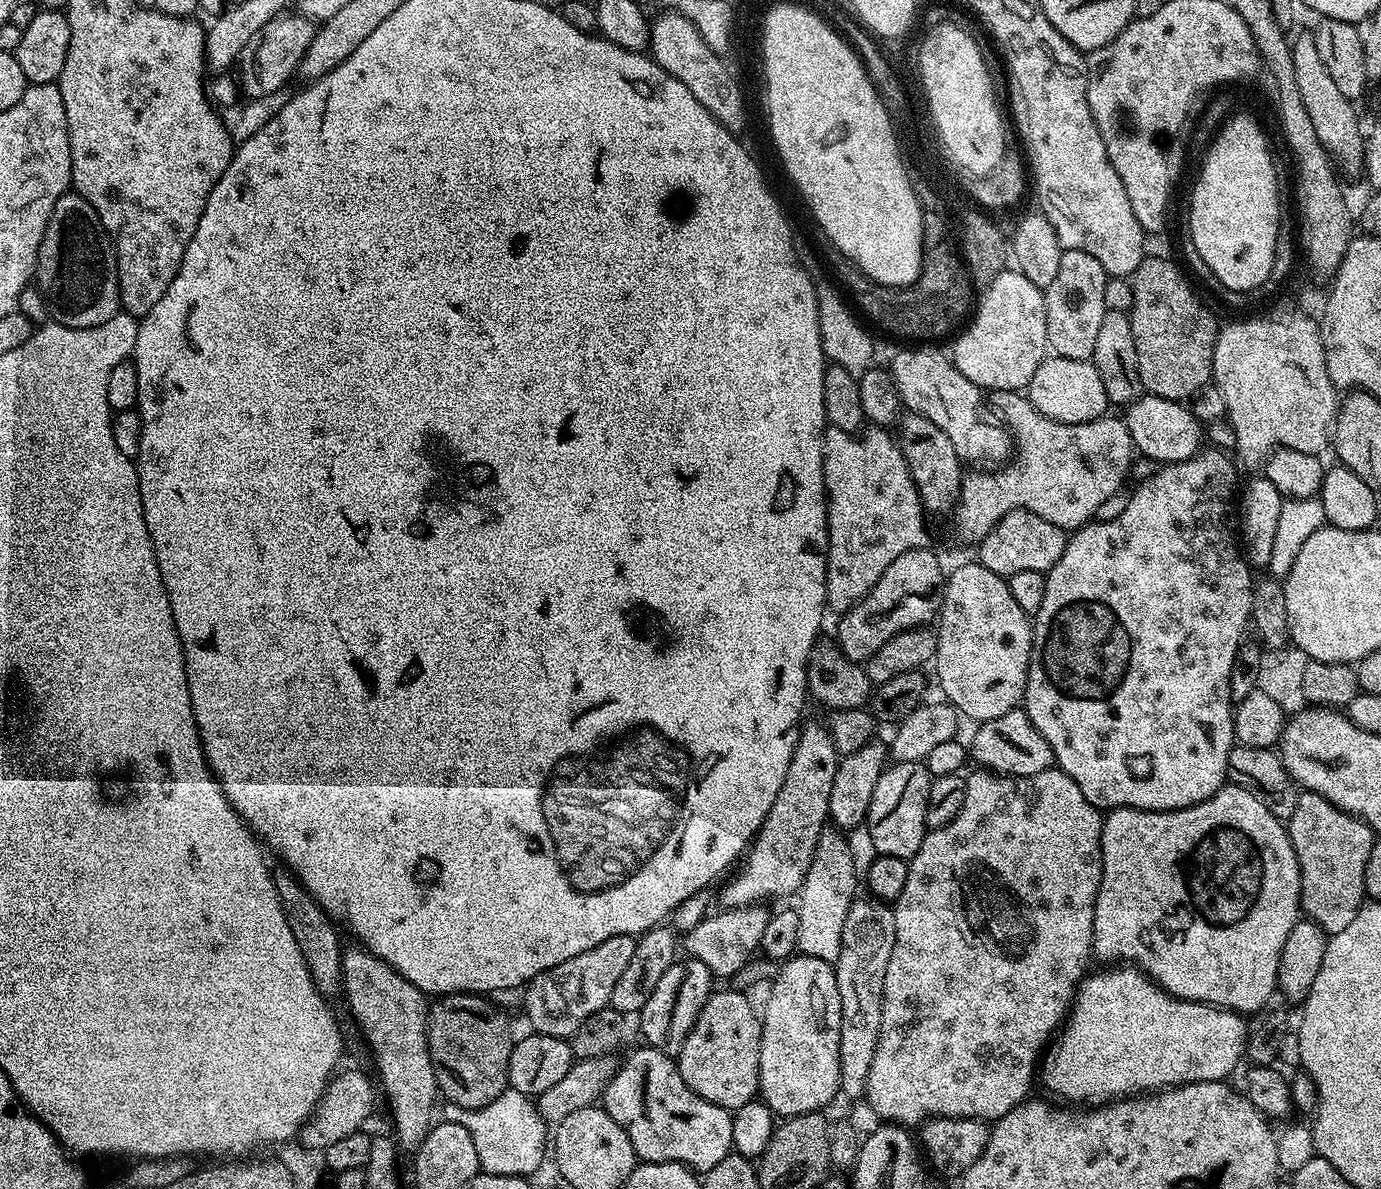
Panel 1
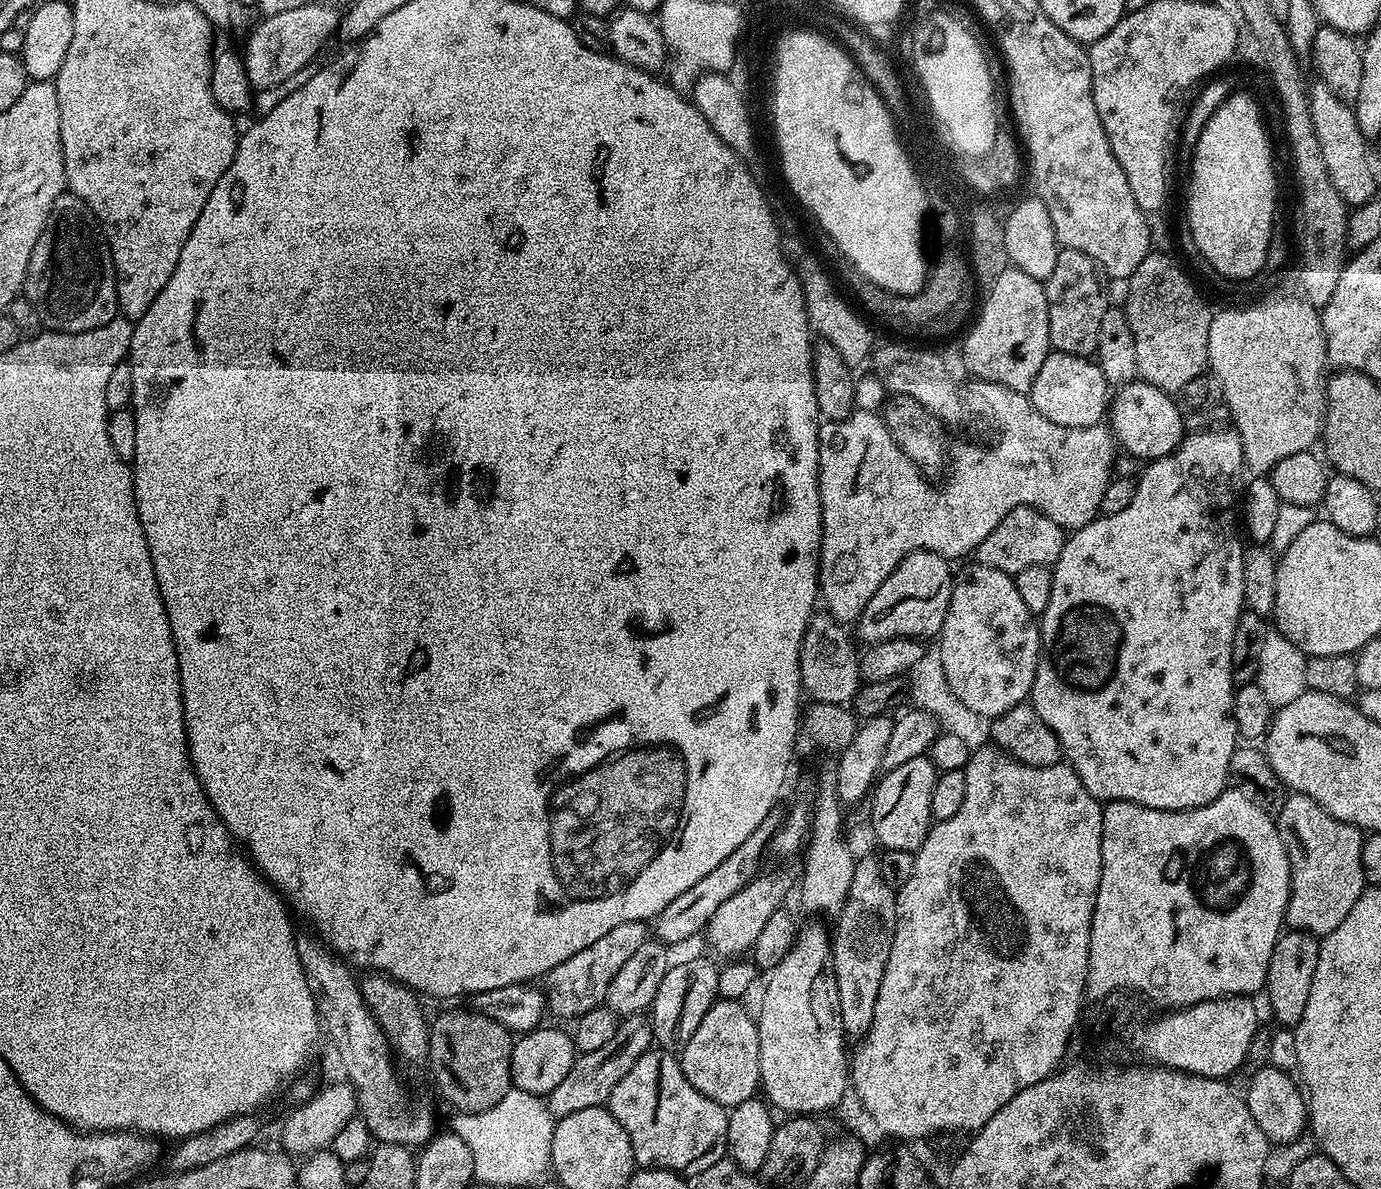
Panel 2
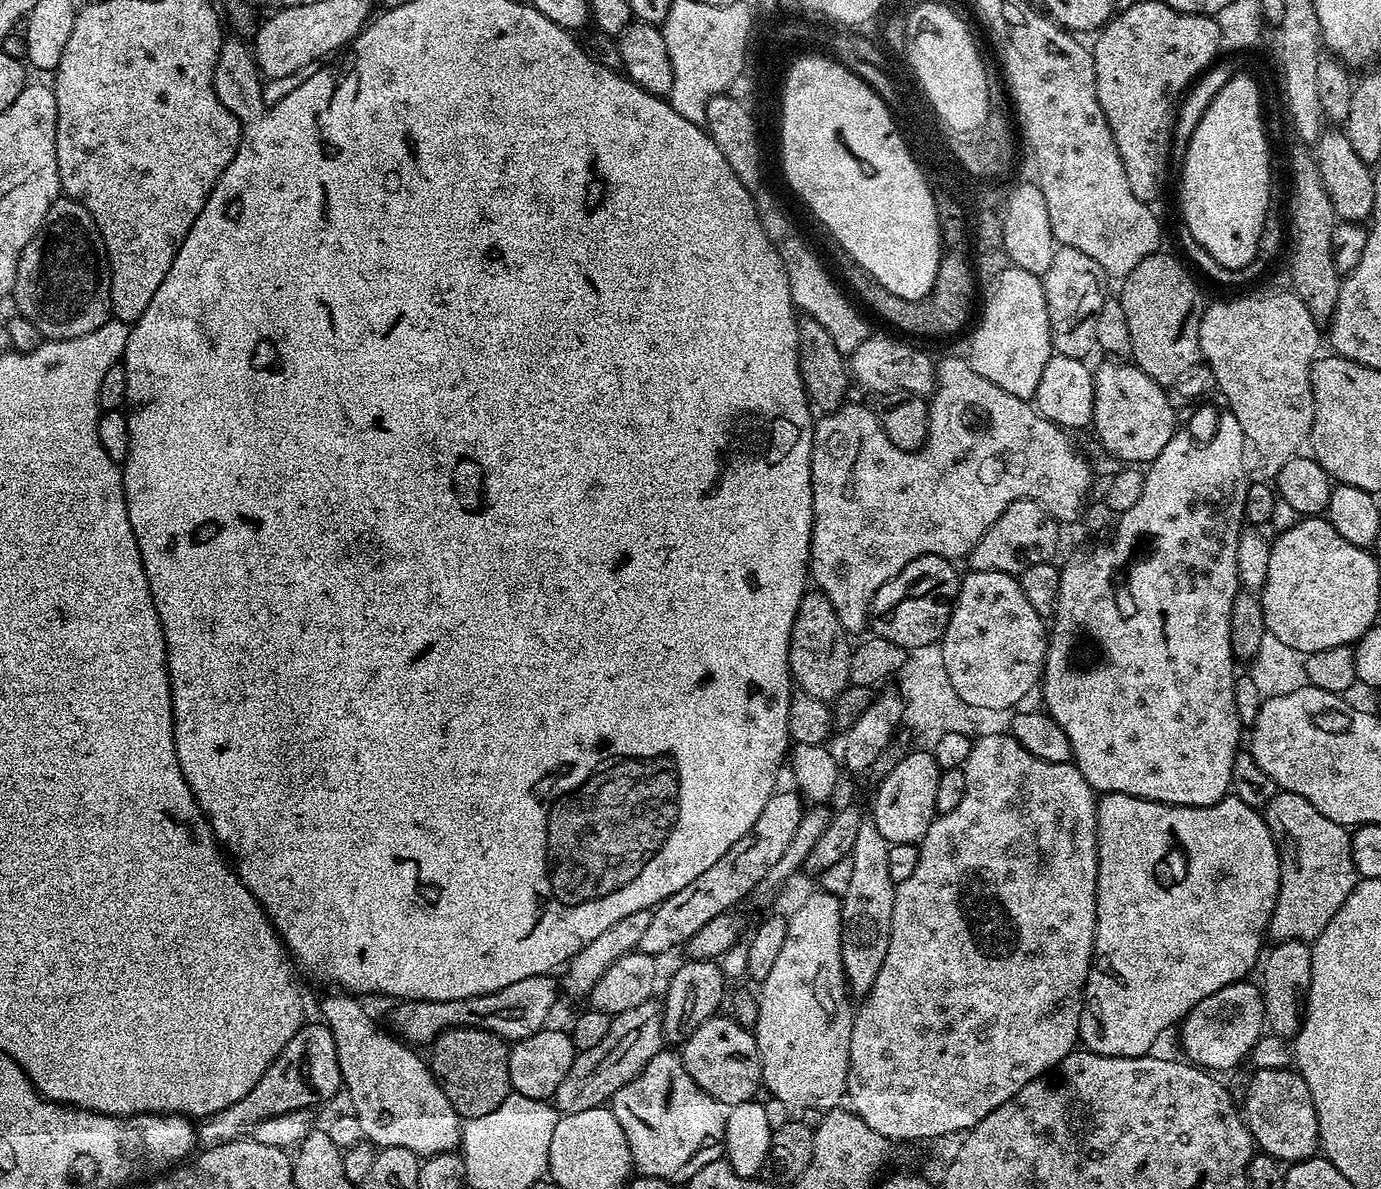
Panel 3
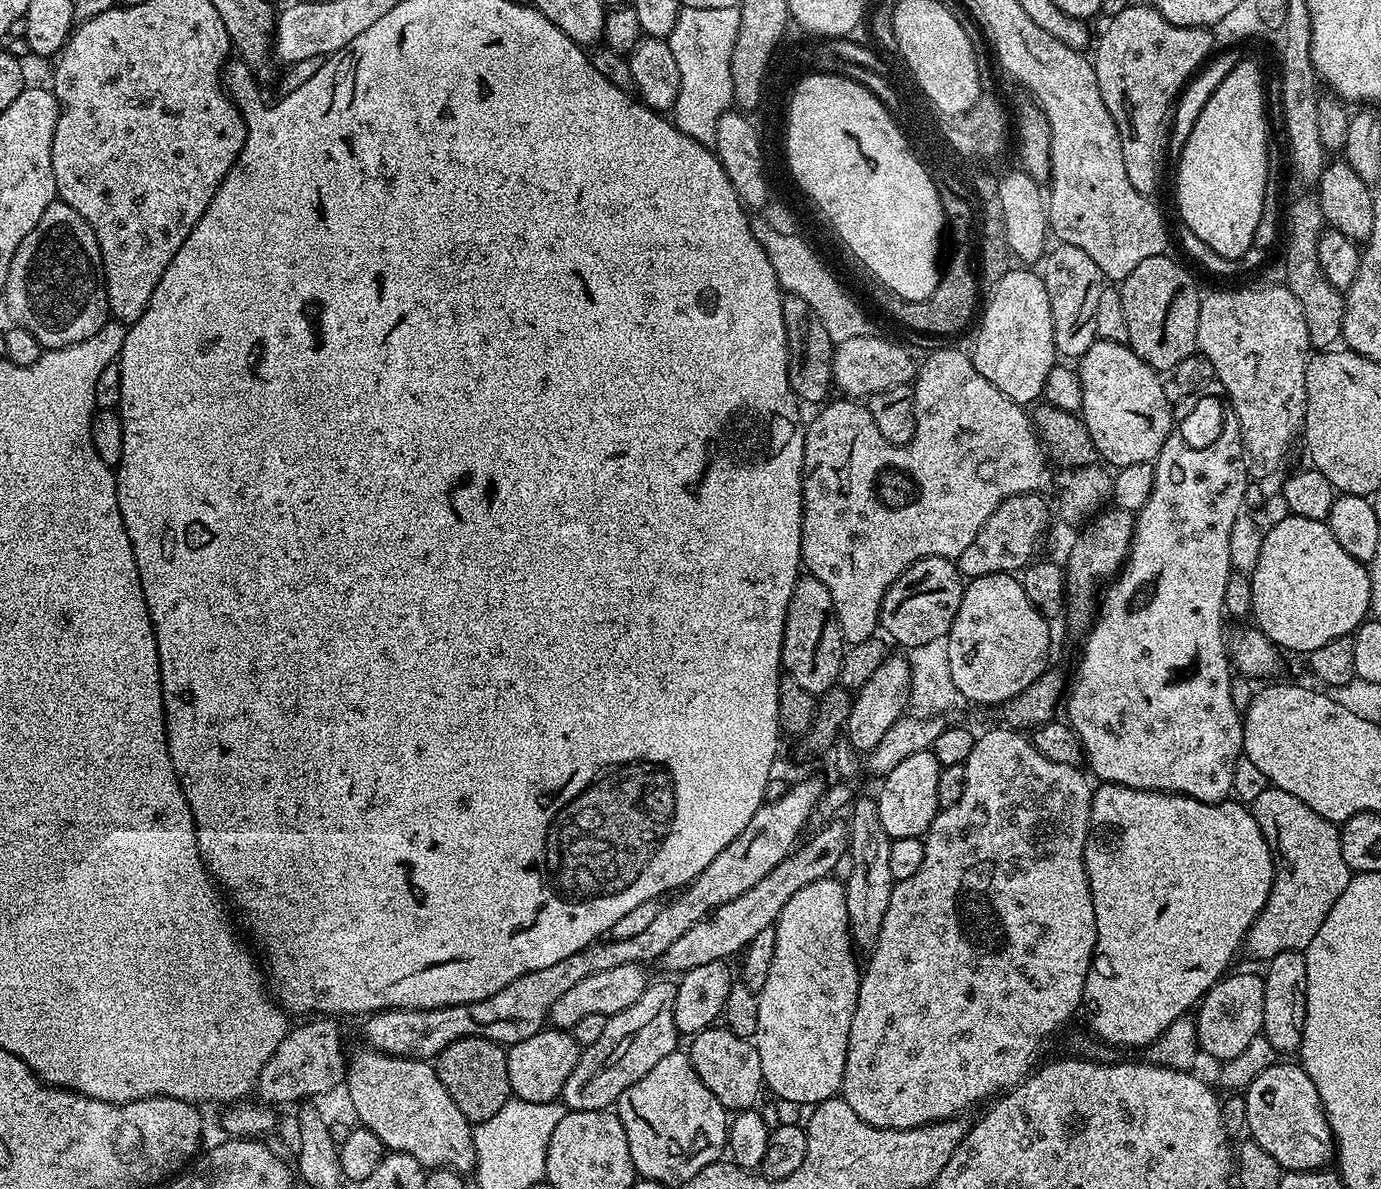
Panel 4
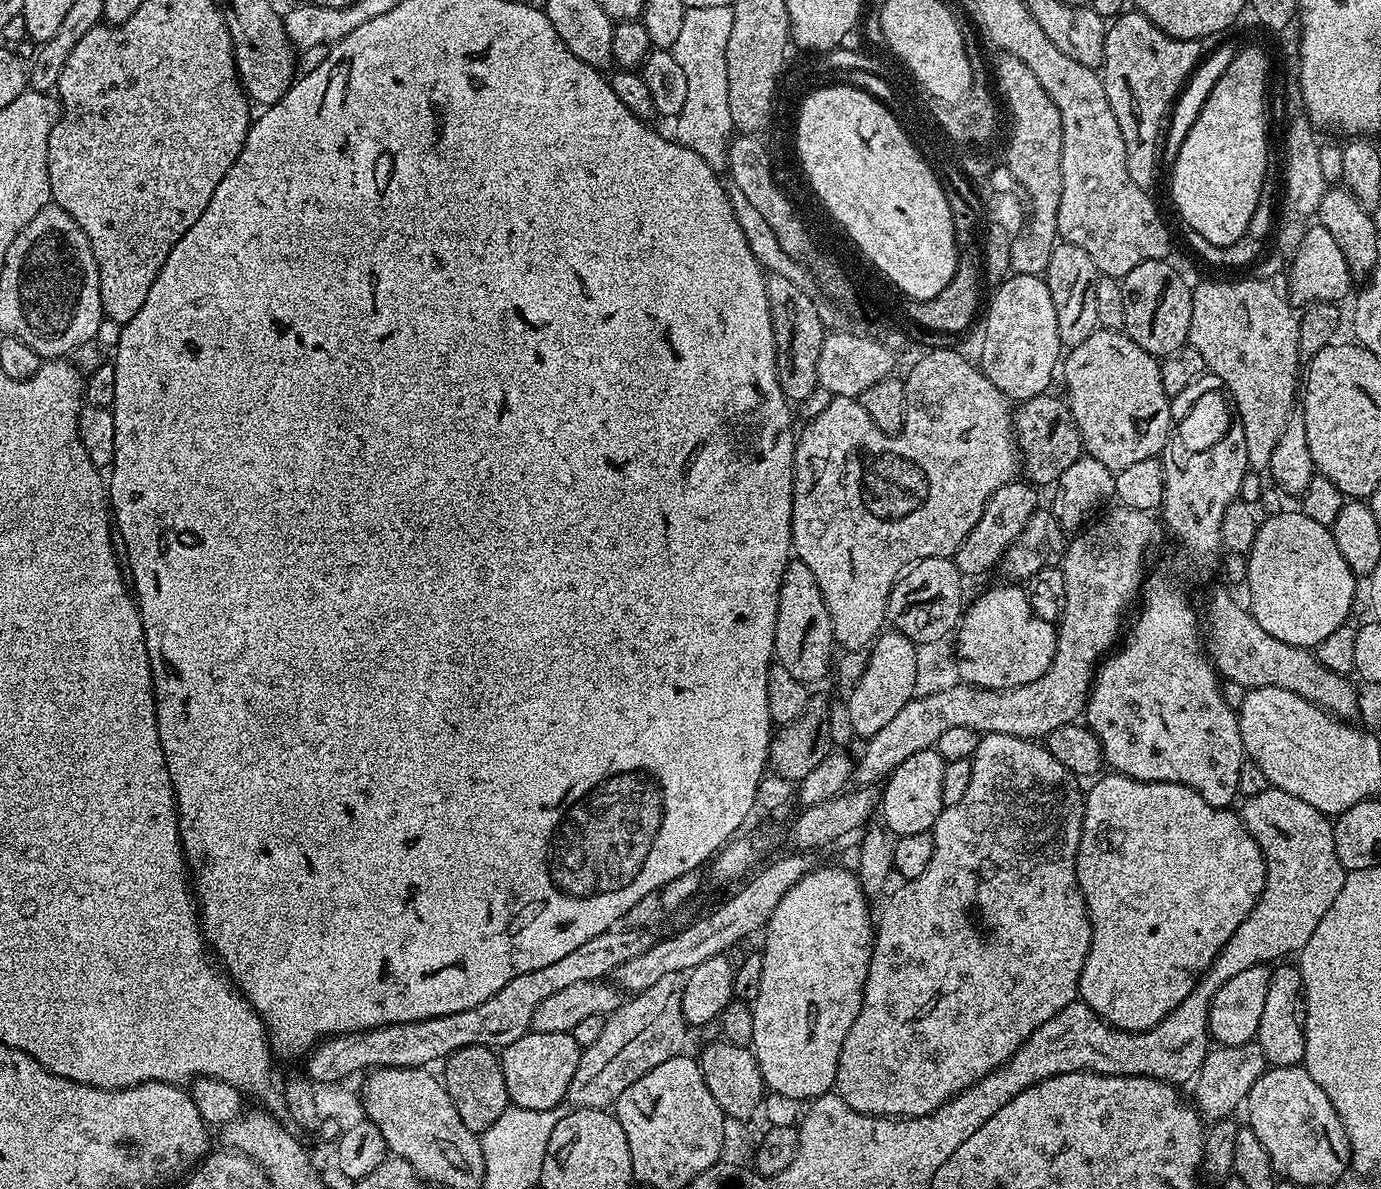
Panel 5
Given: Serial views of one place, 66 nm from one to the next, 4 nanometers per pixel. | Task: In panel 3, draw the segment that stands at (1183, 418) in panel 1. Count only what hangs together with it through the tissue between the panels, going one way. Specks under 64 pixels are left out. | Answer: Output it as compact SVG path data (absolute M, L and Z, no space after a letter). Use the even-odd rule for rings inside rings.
M1108 362L1093 375L1093 416L1091 427L1096 427L1095 439L1110 455L1116 456L1132 466L1147 465L1158 454L1162 454L1162 446L1170 442L1172 433L1177 431L1177 409L1168 400L1167 391L1154 378L1150 378L1141 368L1132 362Z

